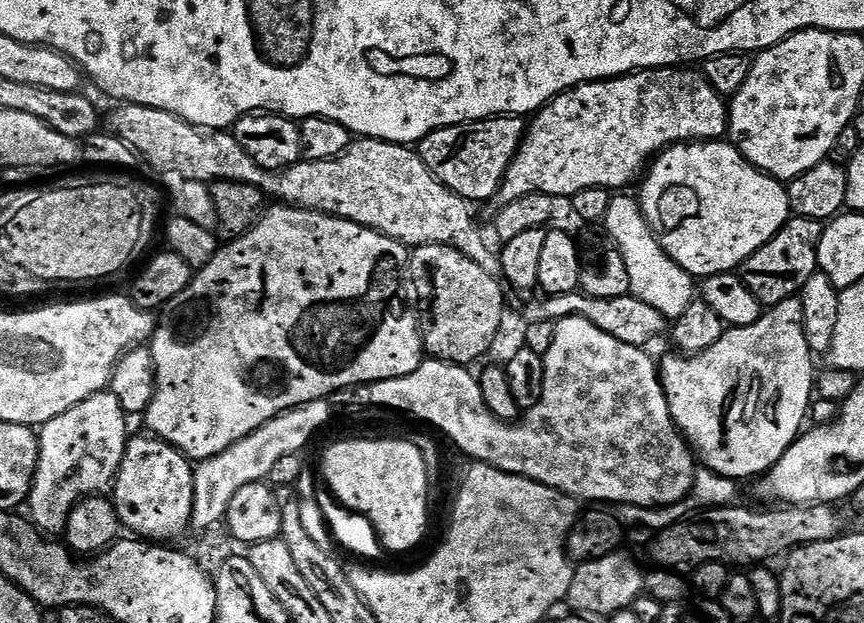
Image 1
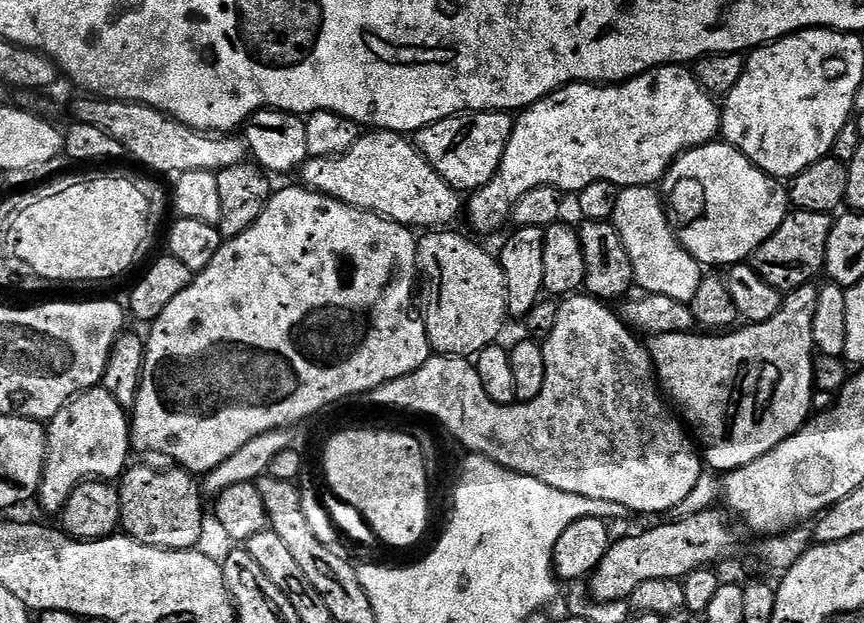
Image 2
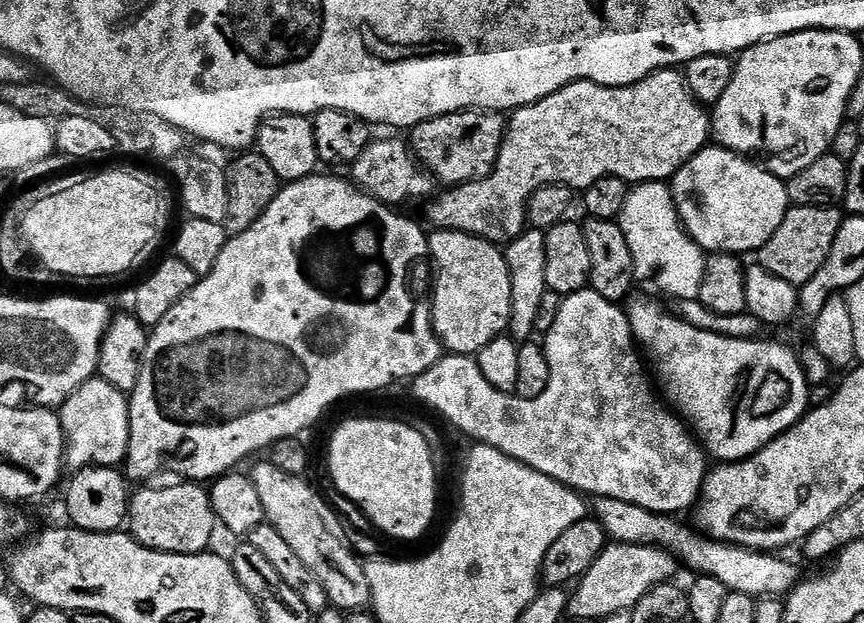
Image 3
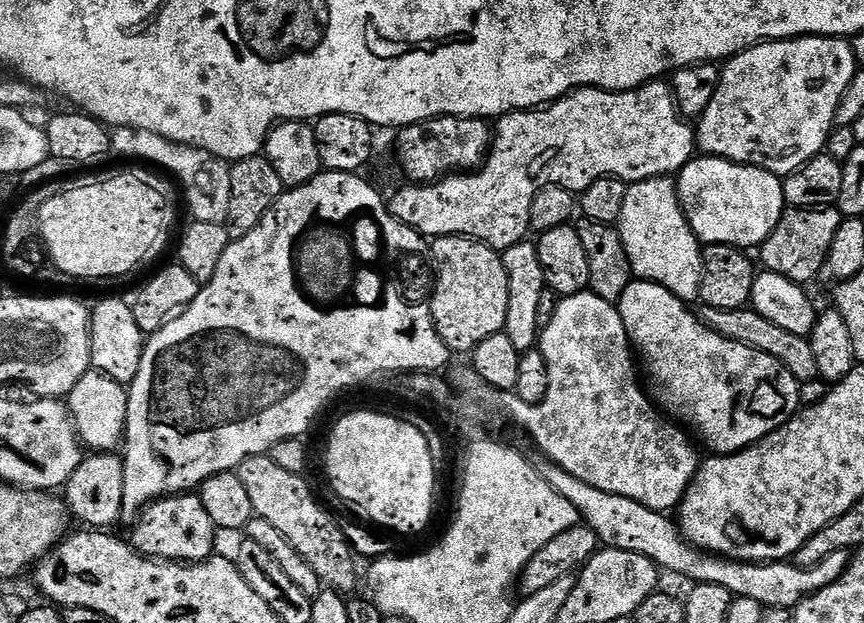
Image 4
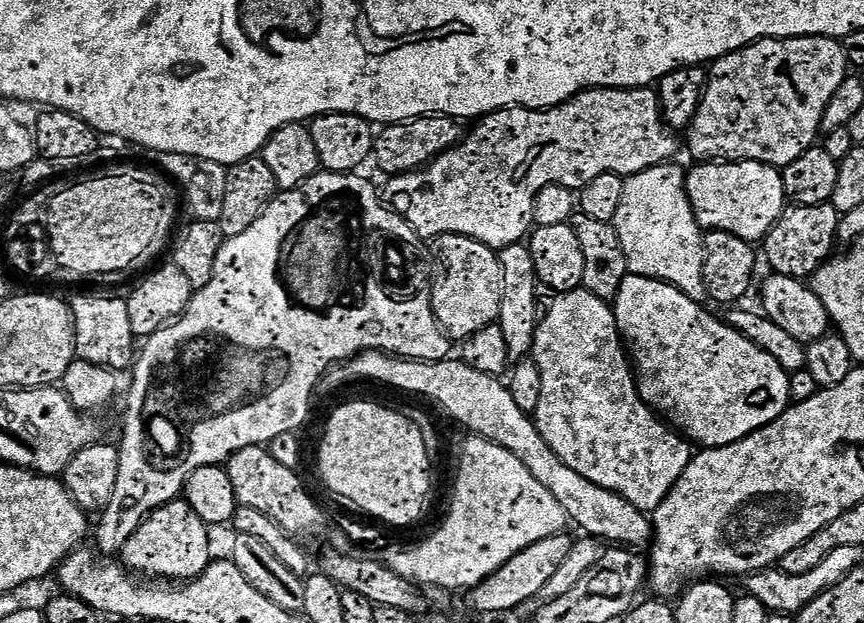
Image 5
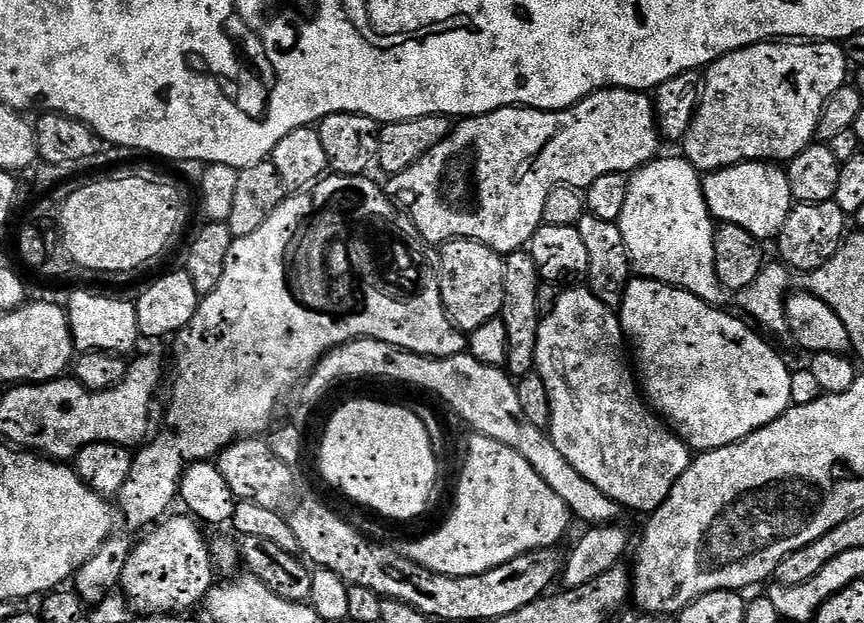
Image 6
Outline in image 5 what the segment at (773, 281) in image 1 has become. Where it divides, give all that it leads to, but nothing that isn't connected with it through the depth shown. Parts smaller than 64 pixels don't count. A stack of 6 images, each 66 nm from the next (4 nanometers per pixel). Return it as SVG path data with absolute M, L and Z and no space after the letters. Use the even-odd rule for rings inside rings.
M831 202L789 207L762 241L764 252L768 255L768 264L772 267L771 271L778 276L792 276L795 280L815 277L833 255L832 247L840 236L841 219L841 212Z

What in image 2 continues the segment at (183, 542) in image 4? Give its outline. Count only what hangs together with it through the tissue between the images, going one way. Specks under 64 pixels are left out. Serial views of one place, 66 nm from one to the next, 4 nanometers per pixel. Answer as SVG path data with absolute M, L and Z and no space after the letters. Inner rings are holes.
M148 464L129 467L118 484L120 528L146 546L172 548L175 552L195 549L204 536L205 500L196 480L193 473L179 466L168 466L165 472Z

